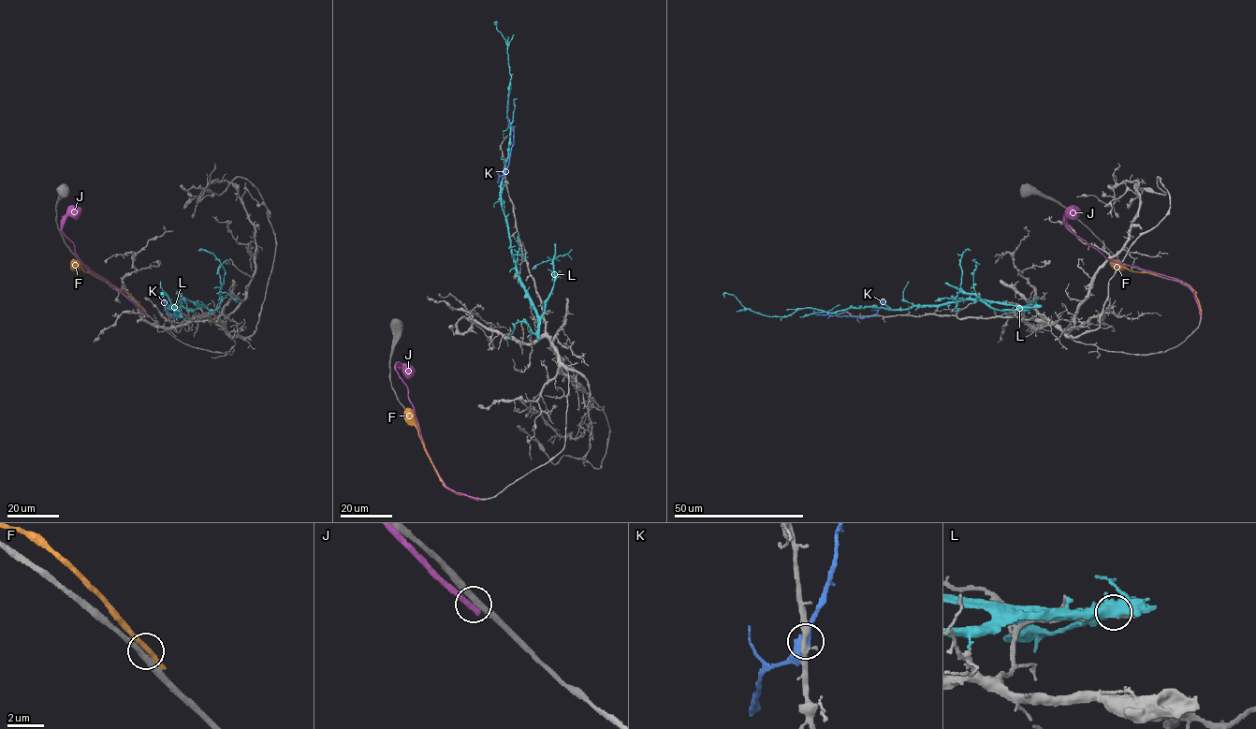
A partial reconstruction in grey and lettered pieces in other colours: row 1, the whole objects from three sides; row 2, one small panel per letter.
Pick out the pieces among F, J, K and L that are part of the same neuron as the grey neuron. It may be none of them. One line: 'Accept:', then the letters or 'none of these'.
Accept: none of these

